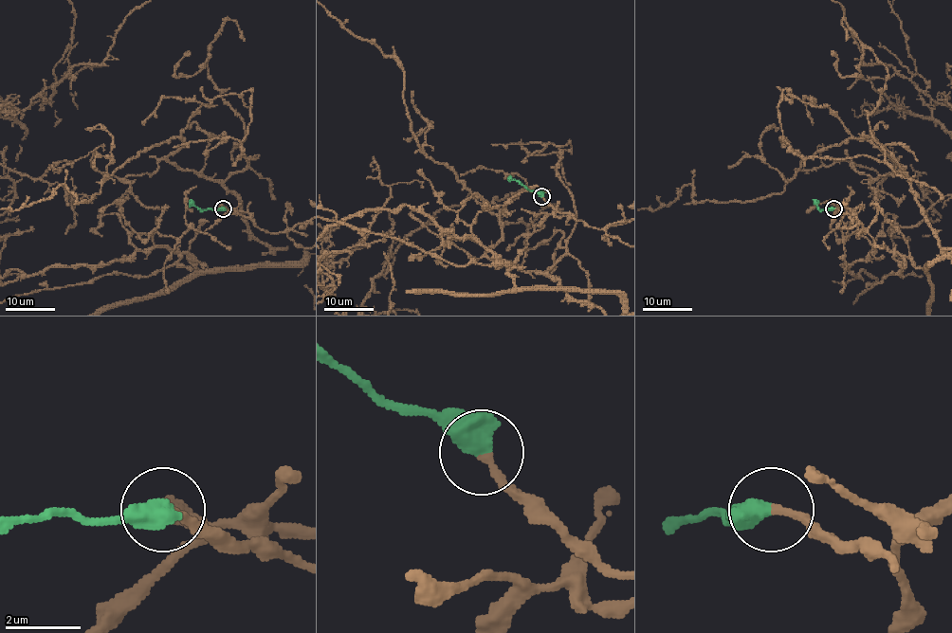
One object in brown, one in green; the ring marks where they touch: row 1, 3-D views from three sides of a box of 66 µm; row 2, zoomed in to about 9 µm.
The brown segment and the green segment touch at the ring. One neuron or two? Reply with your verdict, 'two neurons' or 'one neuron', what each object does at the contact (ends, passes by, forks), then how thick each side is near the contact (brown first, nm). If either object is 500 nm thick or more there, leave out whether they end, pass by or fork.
one neuron; 200 nm thick on the brown side, 600 nm on the other

